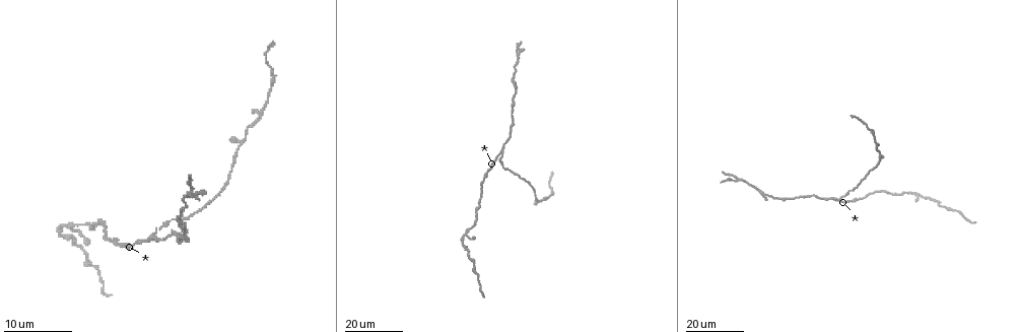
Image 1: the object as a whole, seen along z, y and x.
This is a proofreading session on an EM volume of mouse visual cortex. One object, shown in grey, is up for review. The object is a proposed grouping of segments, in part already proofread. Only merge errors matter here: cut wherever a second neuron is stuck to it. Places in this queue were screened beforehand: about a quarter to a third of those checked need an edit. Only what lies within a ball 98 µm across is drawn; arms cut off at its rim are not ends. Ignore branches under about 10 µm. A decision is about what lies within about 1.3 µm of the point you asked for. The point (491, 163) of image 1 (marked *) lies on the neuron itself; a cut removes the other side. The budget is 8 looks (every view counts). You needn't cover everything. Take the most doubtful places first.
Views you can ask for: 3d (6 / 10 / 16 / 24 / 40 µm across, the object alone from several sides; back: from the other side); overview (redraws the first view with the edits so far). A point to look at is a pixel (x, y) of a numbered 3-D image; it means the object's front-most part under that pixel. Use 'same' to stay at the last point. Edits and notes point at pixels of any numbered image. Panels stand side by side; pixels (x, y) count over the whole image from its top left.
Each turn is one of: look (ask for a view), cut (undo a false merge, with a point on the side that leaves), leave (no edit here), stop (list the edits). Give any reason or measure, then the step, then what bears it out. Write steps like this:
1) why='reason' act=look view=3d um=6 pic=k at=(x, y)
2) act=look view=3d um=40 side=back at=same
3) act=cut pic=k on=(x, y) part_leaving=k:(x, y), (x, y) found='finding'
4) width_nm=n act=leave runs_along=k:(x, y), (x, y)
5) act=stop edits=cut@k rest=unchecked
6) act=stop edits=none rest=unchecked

why='sudden change in width' act=look view=3d um=16 pic=1 at=(518, 57)

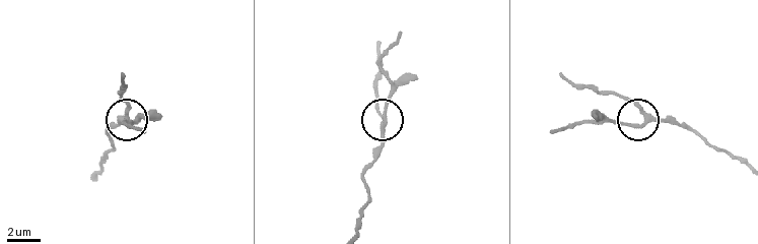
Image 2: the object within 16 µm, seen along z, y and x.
act=look view=3d um=10 pic=2 at=(649, 118)

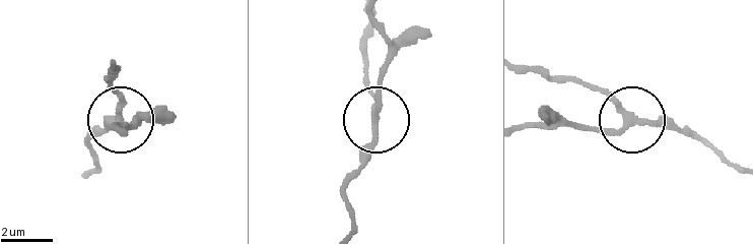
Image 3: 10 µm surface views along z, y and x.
arms=3 act=leave runs_along=3:(743, 173), (677, 129), (644, 120), (555, 127) found='continuous, no second neuron'

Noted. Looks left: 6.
why='three-way junction' act=look view=3d um=16 pic=1 at=(501, 153)

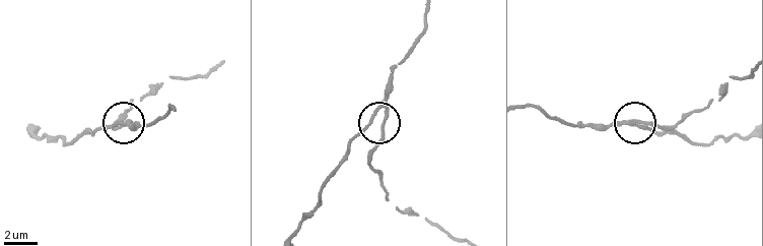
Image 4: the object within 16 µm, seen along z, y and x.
act=look view=3d um=6 pic=4 at=(623, 121)

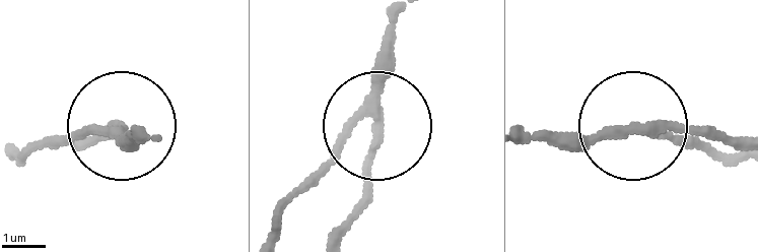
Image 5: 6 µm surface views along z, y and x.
act=leave runs_along=5:(271, 237), (281, 203), (376, 123), (391, 18) found='all the same neuron'

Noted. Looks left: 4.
why='calibre changes' act=look view=3d um=16 pic=1 at=(763, 195)

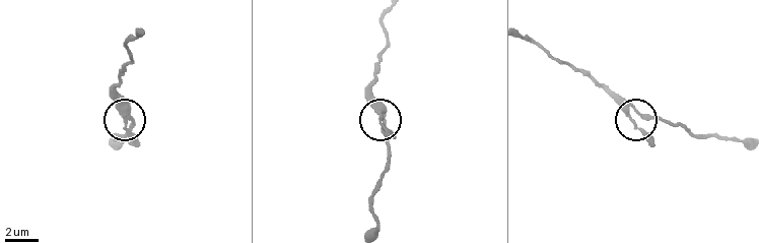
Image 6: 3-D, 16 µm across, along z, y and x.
act=look view=3d um=6 pic=6 at=(642, 115)

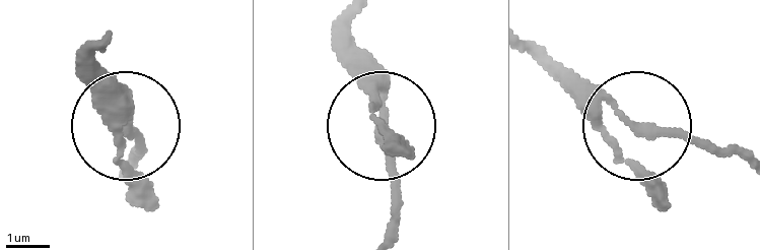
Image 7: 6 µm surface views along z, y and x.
arms=3 act=leave found='one neuron here'

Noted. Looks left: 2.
why='sudden change in width' act=look view=3d um=16 pic=1 at=(66, 238)

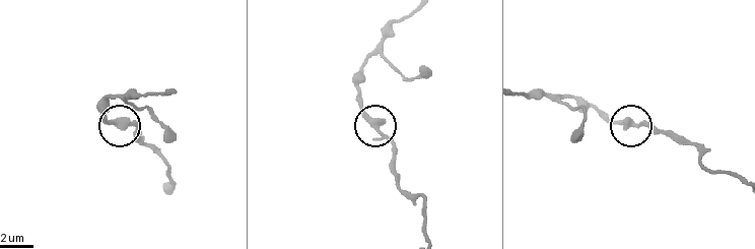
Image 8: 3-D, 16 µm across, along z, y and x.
why='closer look' act=look view=3d um=6 pic=8 at=(381, 132)

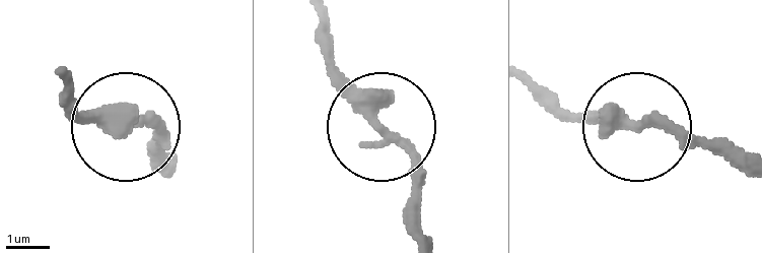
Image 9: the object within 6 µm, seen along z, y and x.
act=leave runs_along=9:(527, 78), (592, 118), (741, 147) found='all the same neuron'

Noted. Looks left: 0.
act=stop edits=none rest=unchecked

